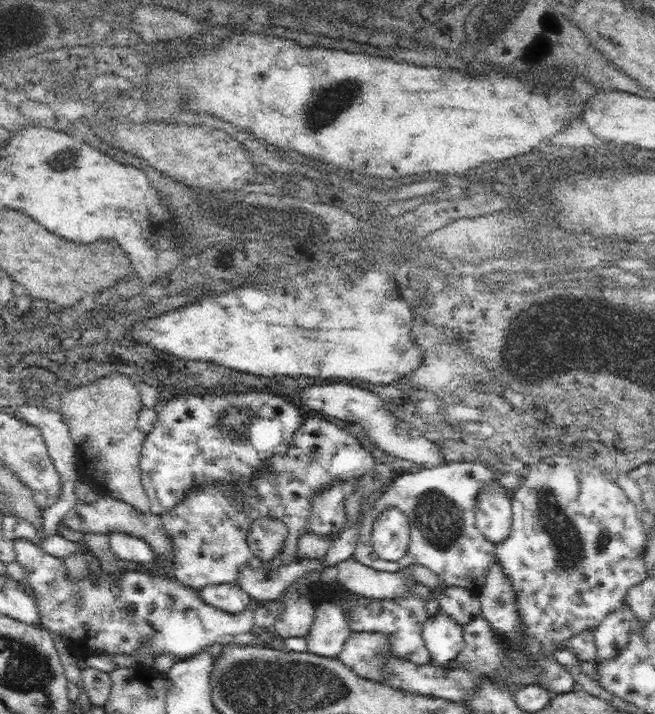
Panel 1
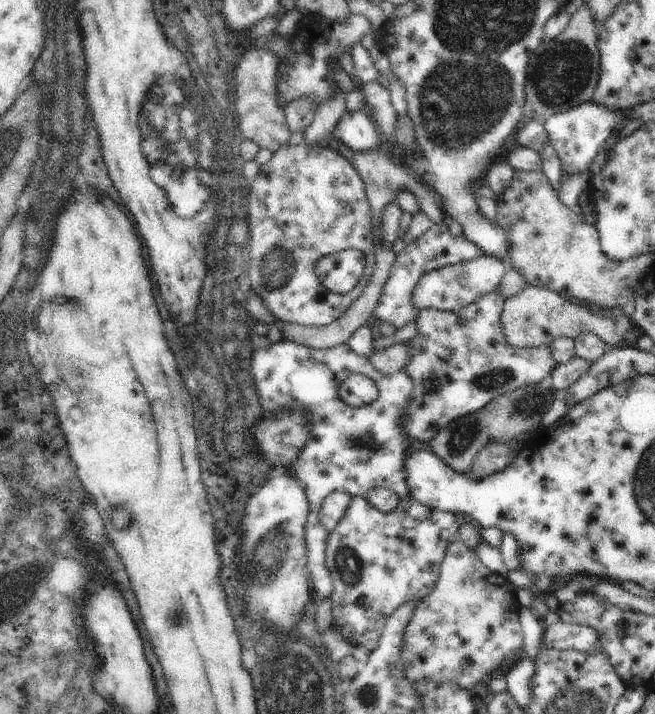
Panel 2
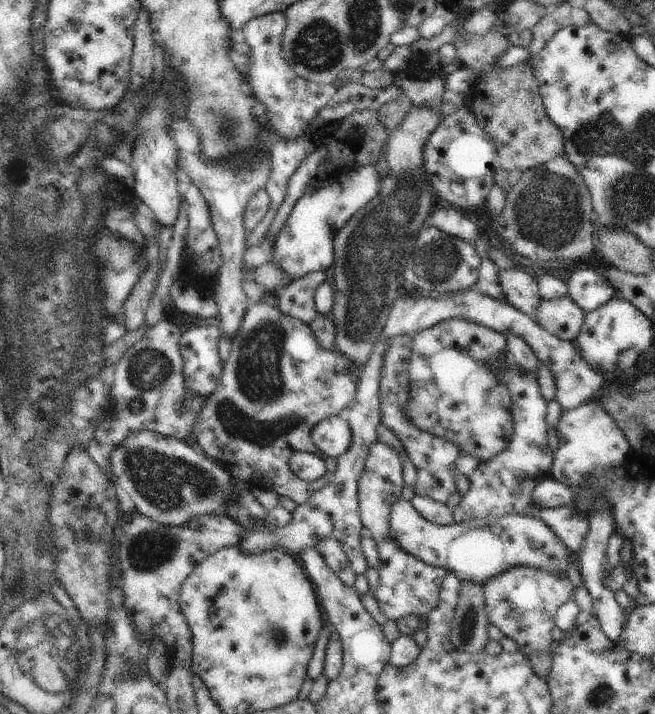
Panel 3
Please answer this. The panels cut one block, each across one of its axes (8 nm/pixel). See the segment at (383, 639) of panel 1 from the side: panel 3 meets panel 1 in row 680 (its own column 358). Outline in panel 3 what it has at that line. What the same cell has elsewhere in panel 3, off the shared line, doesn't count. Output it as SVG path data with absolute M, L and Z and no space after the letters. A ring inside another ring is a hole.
M265 300L250 302L244 322L232 340L230 357L222 368L221 382L207 398L206 406L202 406L193 433L204 455L216 461L235 480L248 484L250 489L273 490L280 497L302 505L332 480L337 464L336 459L326 456L314 445L312 430L323 419L347 413L355 400L359 375L354 374L354 362L350 362L342 352L321 348L309 325L268 305ZM296 452L318 456L326 464L326 474L311 482L292 474L290 458Z

